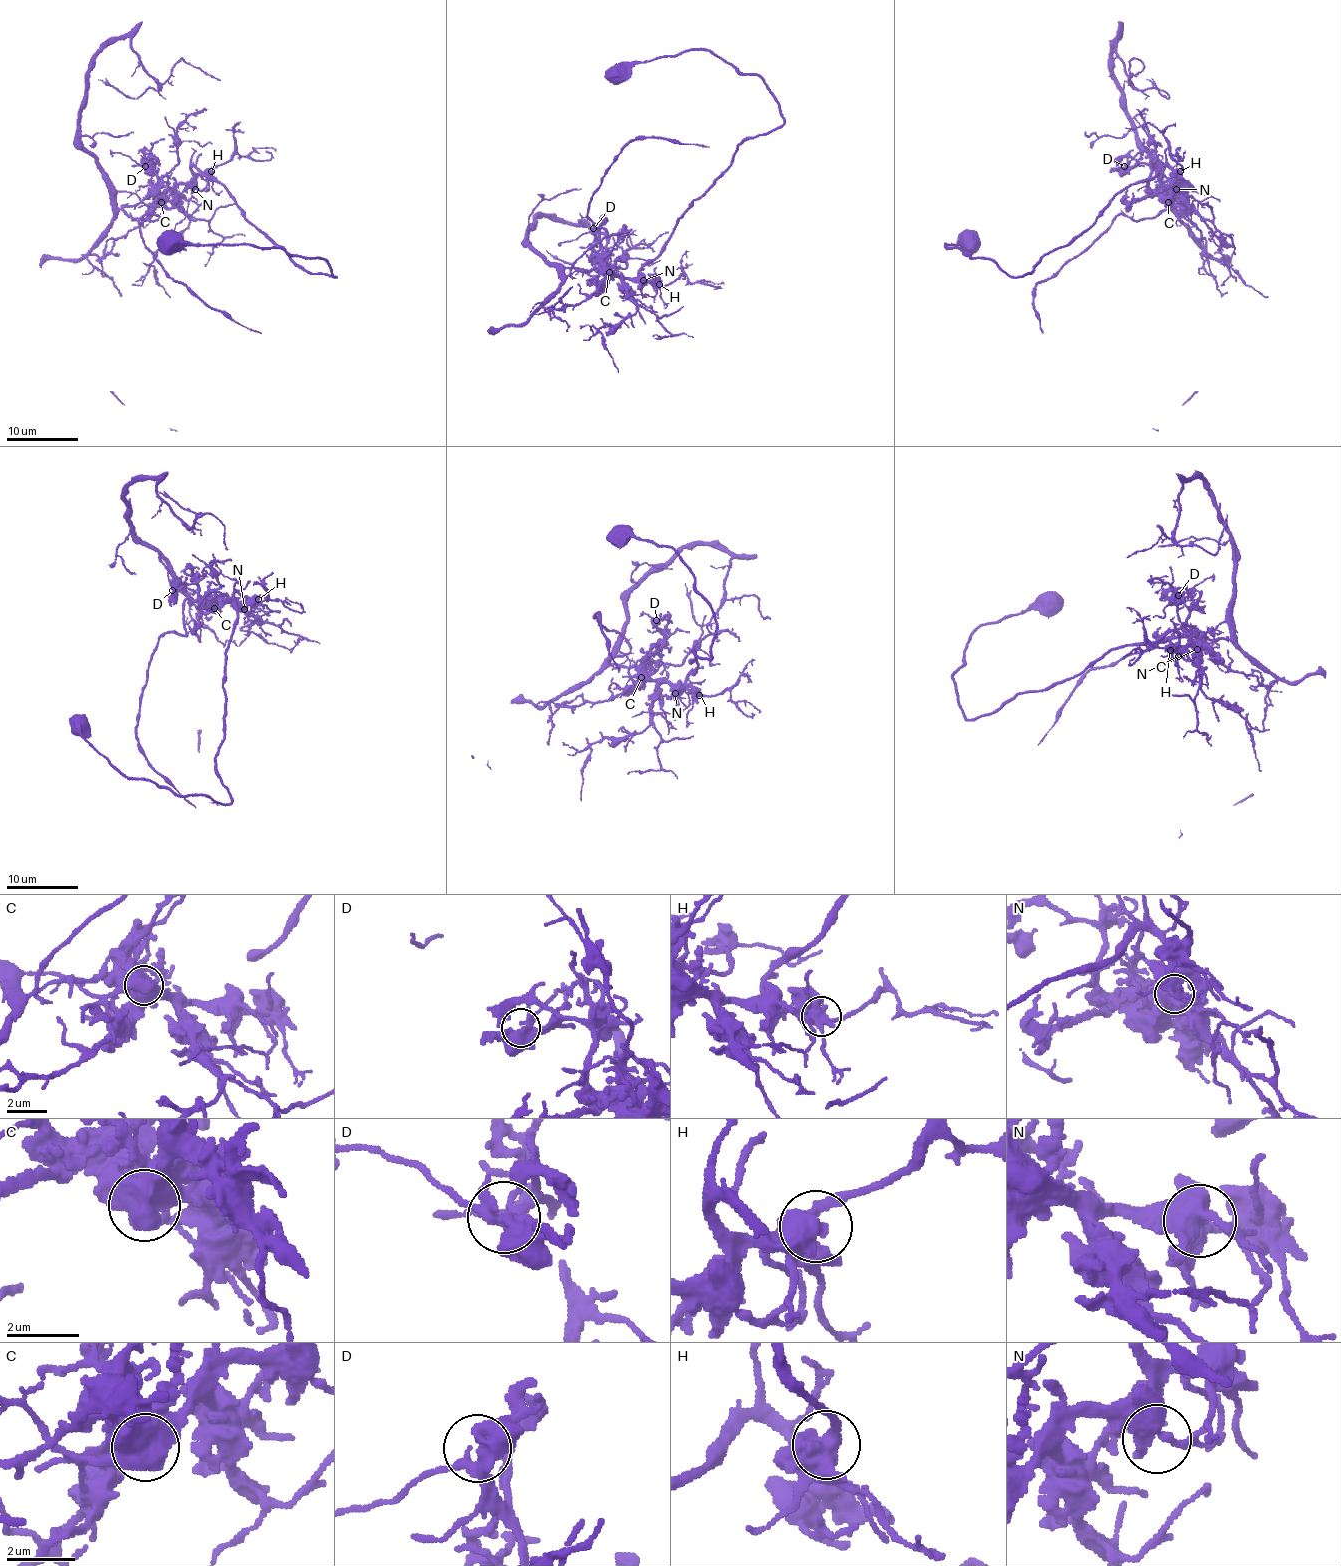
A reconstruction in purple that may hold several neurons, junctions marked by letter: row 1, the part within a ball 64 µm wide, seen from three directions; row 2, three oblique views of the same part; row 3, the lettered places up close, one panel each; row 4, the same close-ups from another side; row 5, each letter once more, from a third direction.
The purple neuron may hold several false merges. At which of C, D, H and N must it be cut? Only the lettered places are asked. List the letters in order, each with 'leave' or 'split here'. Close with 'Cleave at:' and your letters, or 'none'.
C: split here
D: leave
H: leave
N: leave
Cleave at: C

